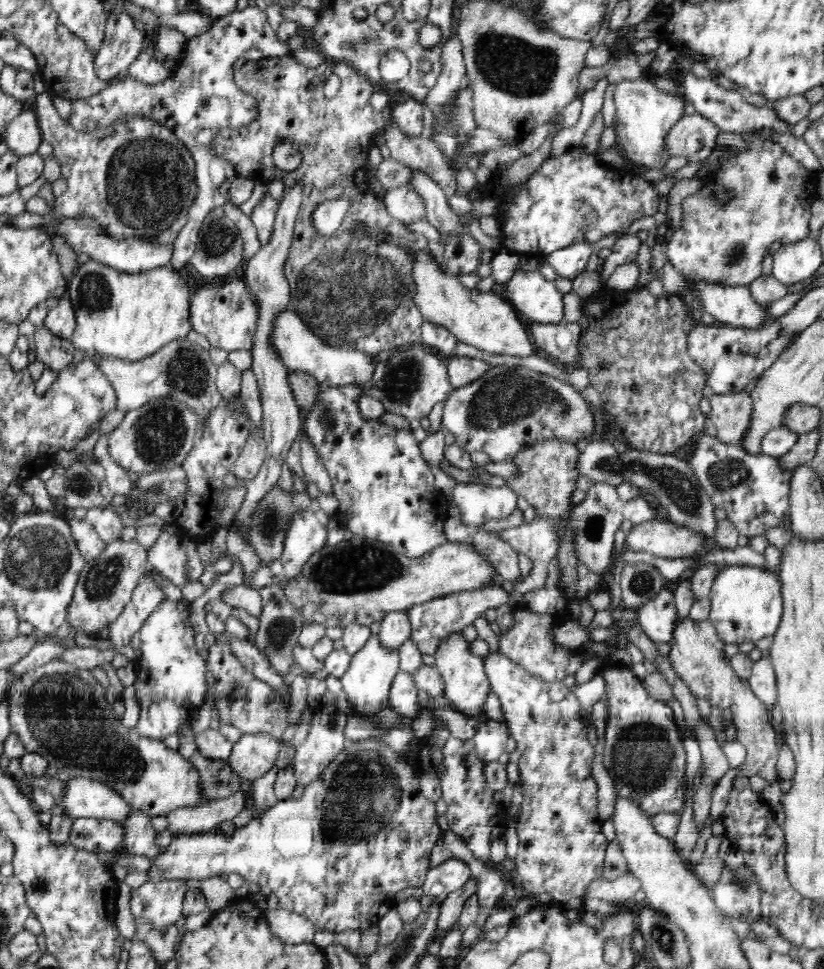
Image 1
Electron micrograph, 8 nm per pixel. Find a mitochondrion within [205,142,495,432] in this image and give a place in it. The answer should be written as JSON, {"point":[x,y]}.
{"point":[353,291]}

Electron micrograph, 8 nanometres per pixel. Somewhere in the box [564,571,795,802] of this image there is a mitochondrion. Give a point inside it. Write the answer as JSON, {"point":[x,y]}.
{"point":[621,769]}

